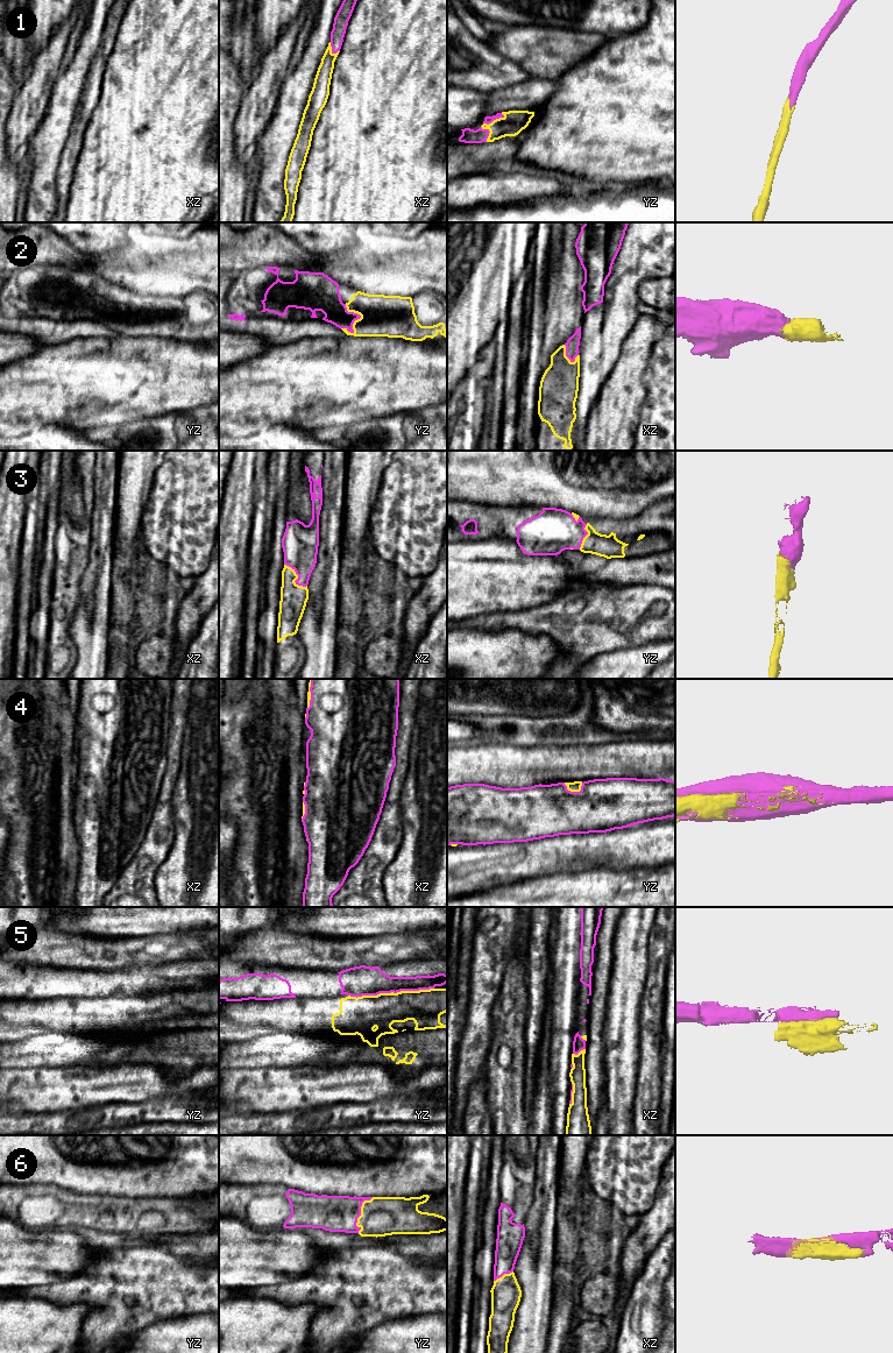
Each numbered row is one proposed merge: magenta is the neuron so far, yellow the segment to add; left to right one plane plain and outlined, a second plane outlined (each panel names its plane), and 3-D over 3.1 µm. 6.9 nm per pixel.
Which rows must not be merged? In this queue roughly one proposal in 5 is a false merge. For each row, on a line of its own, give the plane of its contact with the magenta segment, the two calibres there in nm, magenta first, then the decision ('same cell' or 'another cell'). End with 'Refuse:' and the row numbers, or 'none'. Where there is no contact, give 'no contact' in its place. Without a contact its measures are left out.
1: contact in yz; calibres 50 and 160 nm; same cell
2: contact in yz; calibres 180 and 280 nm; same cell
3: contact in xz; calibres 240 and 190 nm; same cell
4: contact in yz; calibres 360 and 70 nm; same cell
5: contact in yz; calibres 200 and 240 nm; another cell
6: contact in yz; calibres 260 and 280 nm; same cell
Refuse: 5

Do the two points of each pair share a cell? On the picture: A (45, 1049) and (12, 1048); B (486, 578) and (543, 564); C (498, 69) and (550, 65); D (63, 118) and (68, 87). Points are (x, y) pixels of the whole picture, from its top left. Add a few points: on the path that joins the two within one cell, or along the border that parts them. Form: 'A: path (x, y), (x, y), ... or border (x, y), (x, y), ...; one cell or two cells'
A: path (37, 1049), (20, 1049); one cell
B: path (500, 578), (529, 578); one cell
C: border (498, 52), (517, 62), (533, 77); two cells
D: path (63, 111), (65, 94); one cell

